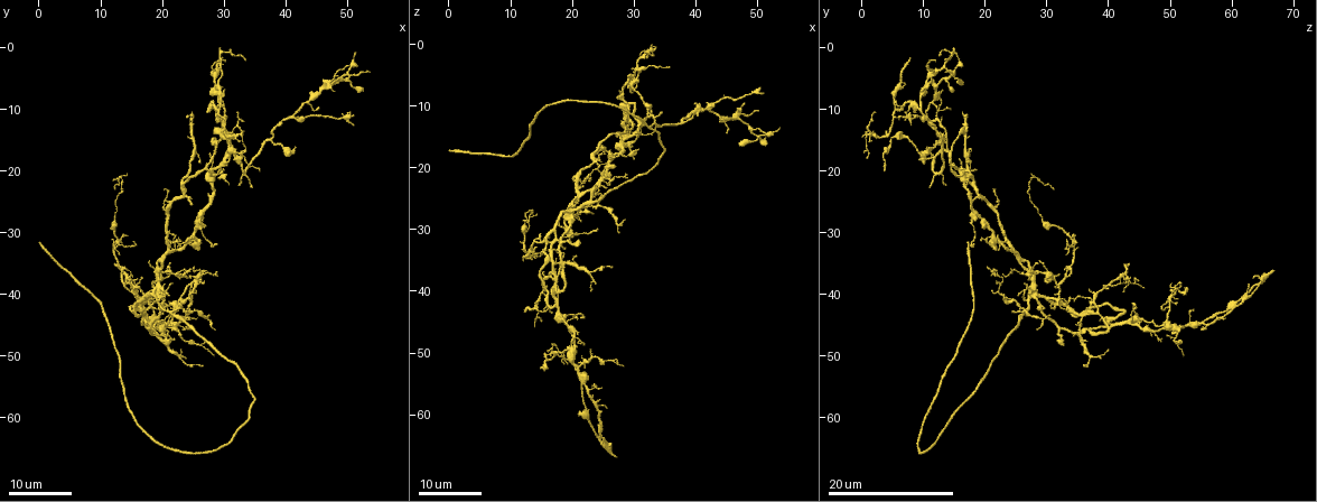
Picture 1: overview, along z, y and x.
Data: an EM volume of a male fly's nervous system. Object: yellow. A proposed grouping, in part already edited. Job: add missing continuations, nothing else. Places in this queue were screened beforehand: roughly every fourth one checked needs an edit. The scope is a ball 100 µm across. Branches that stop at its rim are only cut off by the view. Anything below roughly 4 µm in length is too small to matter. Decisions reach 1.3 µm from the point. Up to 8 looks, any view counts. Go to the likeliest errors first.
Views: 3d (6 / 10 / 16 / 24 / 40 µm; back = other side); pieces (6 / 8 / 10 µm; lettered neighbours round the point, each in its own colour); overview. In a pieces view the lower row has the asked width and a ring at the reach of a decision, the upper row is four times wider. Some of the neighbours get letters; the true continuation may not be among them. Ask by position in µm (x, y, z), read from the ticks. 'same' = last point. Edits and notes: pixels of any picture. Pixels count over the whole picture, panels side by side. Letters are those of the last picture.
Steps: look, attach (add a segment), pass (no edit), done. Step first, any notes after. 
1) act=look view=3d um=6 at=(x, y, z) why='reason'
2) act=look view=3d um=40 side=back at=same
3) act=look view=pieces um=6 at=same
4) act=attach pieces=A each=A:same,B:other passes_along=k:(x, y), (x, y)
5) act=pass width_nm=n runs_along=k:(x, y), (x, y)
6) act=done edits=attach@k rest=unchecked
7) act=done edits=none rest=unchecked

act=look view=3d um=24 at=(24.5, 25.5, 18.0) why='free end'

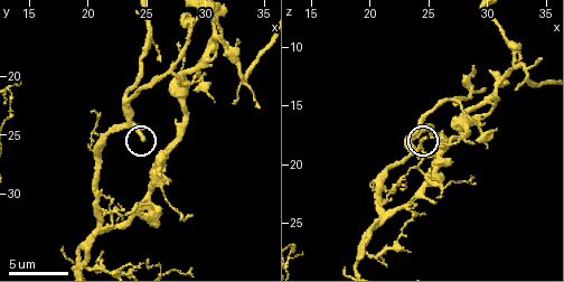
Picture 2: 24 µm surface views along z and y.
act=look view=pieces um=10 at=(24.6, 25.4, 17.8) why='what lies round it'

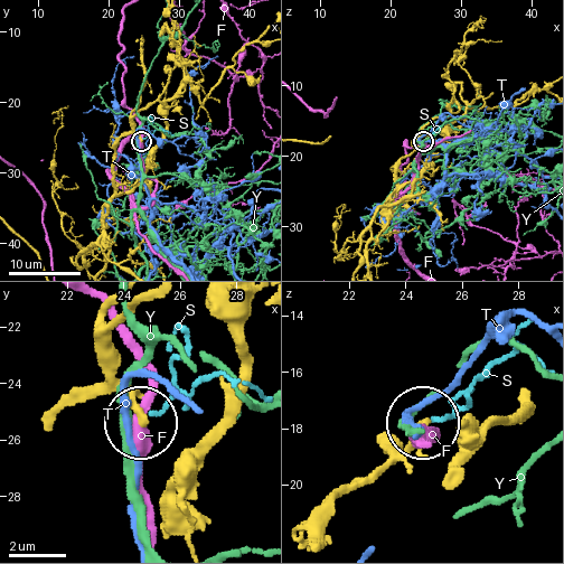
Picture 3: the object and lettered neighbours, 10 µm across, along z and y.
act=pass width_nm=210 each=F:other,S:other,T:other,Y:other found='none of them fits'

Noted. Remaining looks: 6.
act=look view=3d um=24 at=(12.5, 35.0, 43.0) why='free end'

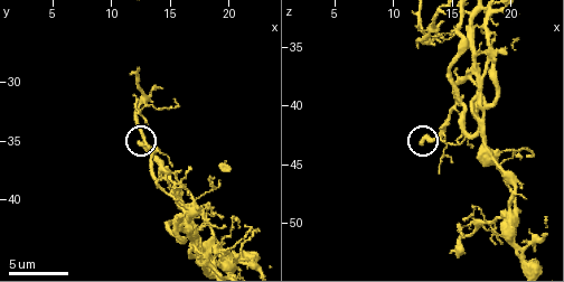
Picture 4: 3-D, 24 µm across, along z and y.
act=look view=pieces um=6 at=(12.4, 35.2, 43.2)

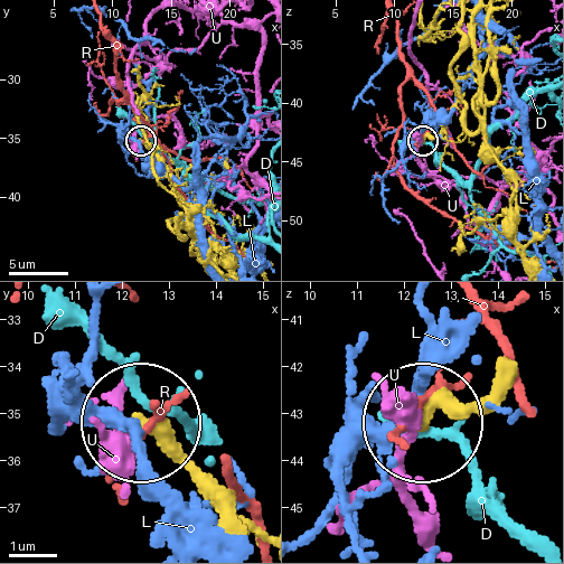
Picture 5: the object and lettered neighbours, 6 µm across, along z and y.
act=pass each=D:other,L:other,R:other,U:other runs_along=5:(232, 513), (139, 421) found='no lettered segment goes on from it'

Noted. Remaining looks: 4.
act=look view=3d um=16 at=(24.5, 37.0, 29.5) why='branch stops here'

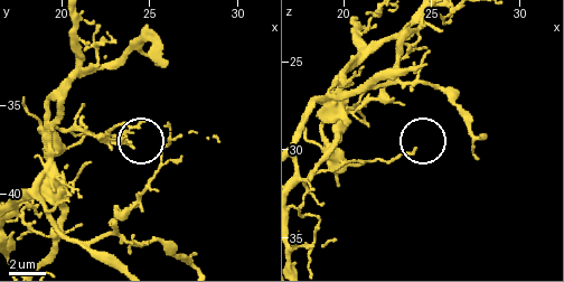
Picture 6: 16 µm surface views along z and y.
act=look view=pieces um=8 at=(24.0, 37.2, 29.9)

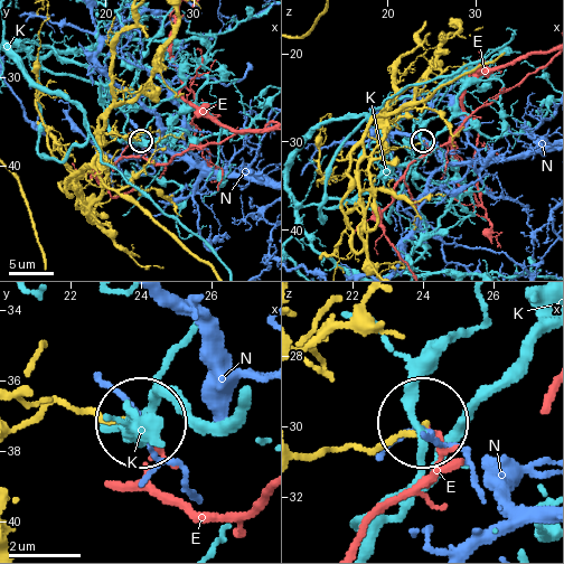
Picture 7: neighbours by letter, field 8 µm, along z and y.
act=pass each=E:other,K:other,N:other runs_along=7:(308, 456), (370, 447), (422, 423) found='no lettered segment goes on from it'

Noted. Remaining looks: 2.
act=look view=3d um=16 at=(29.0, 13.0, 16.0) why='free end'

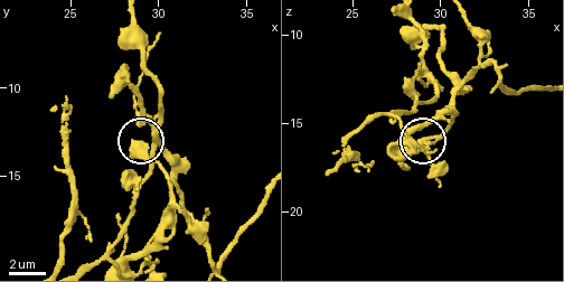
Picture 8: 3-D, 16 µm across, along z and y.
act=look view=pieces um=10 at=same

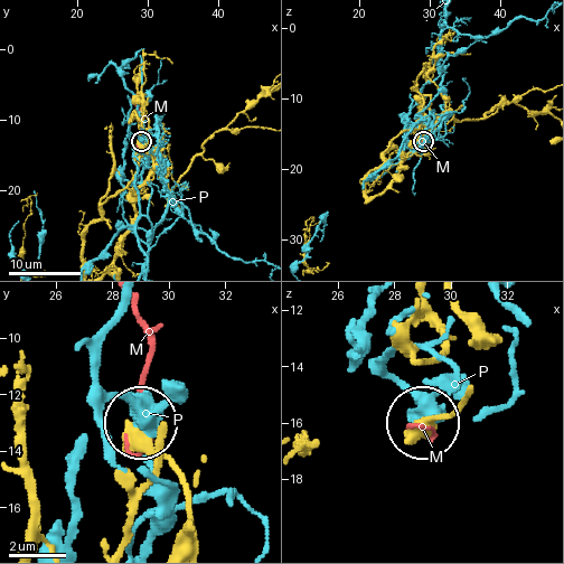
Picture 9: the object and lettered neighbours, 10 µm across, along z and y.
act=pass each=M:other,P:other found='no lettered segment goes on from it'

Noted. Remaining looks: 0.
act=done edits=none rest=unchecked

